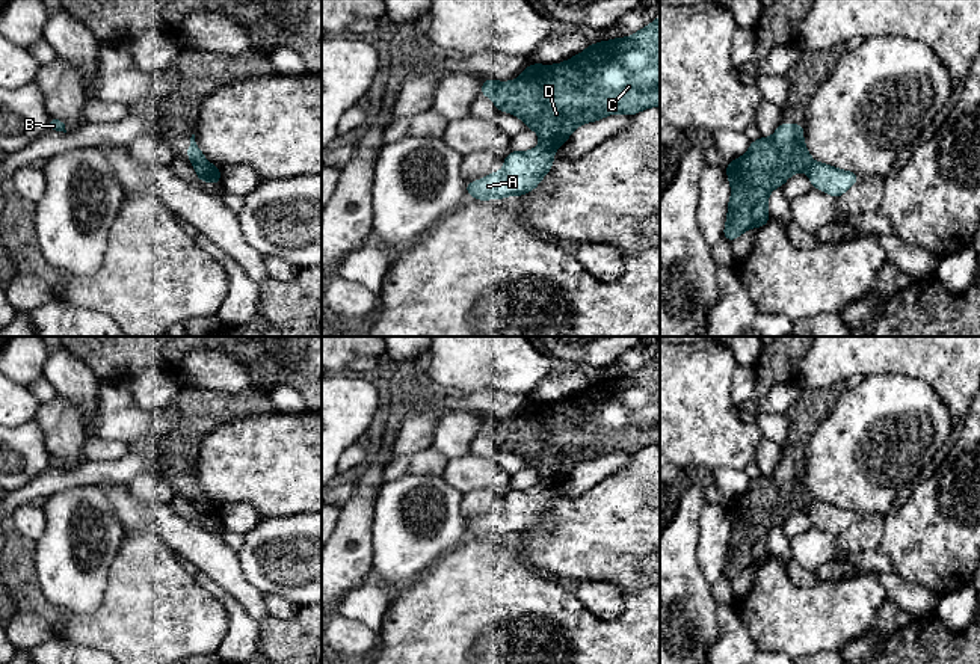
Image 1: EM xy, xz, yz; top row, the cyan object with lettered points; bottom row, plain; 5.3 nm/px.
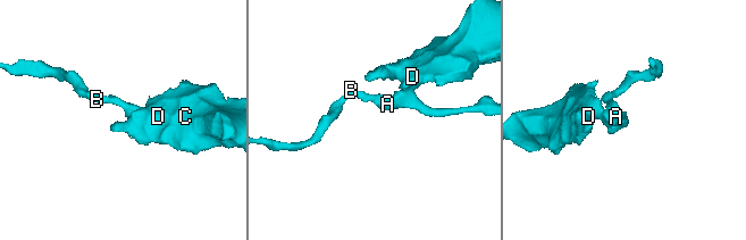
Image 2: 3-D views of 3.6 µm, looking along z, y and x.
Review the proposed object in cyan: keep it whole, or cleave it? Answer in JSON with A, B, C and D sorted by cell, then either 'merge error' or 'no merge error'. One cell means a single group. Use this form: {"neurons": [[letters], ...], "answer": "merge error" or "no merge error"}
{"neurons": [["A", "B"], ["C", "D"]], "answer": "merge error"}

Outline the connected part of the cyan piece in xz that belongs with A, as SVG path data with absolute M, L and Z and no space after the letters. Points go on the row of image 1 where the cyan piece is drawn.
M538 146L530 151L510 151L504 157L504 166L500 172L468 183L465 193L477 201L525 195L538 187L550 172L553 161L553 149Z

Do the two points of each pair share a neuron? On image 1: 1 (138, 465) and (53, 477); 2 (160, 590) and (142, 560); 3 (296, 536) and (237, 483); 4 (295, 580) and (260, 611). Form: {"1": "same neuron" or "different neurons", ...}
{"1": "same neuron", "2": "same neuron", "3": "different neurons", "4": "different neurons"}

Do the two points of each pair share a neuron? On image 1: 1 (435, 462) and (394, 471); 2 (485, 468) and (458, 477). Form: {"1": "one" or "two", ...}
{"1": "one", "2": "one"}

